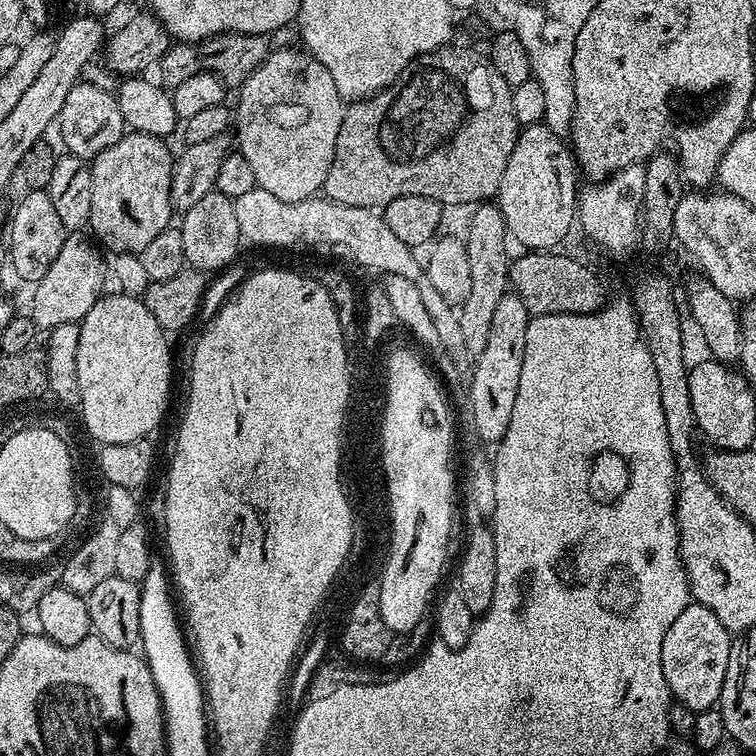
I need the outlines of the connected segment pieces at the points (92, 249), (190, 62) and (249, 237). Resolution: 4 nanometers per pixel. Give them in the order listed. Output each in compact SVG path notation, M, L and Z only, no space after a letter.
M82 230L65 235L61 252L46 275L34 286L30 315L37 329L49 332L60 325L79 323L105 291L110 268L103 249Z
M238 32L213 36L212 39L201 40L199 43L173 43L162 61L162 69L164 68L163 87L171 90L182 86L182 82L186 82L186 78L192 77L193 74L213 72L224 81L229 89L239 89L240 85L246 82L246 78L250 78L250 74L254 74L254 70L258 66L262 66L264 59L270 55L268 42L270 42L268 36L255 36L254 34Z
M258 187L240 195L234 202L239 232L247 243L266 248L326 248L336 258L364 268L378 267L385 275L413 270L420 264L417 255L391 233L383 215L375 209L346 206L325 196L298 203L282 202L270 191Z

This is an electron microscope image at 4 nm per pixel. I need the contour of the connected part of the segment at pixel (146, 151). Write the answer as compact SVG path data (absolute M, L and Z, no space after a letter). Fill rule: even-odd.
M129 131L114 146L106 146L92 161L92 191L88 228L109 253L138 254L173 223L170 198L174 152L159 136Z

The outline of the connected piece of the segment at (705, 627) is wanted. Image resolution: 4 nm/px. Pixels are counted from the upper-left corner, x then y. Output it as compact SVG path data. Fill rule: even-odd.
M690 602L684 607L682 614L674 618L670 630L666 630L666 638L662 638L662 674L666 674L668 691L675 703L690 706L694 713L704 712L707 708L716 708L719 705L733 639L733 633L728 632L726 626L722 626L722 622L718 622L718 618L714 618L714 614L710 614L710 610L706 610L706 606L701 604Z

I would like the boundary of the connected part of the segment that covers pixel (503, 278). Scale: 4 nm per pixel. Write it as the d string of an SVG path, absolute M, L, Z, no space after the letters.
M481 202L471 209L472 217L468 220L468 236L464 240L466 254L470 254L470 295L466 302L458 305L458 323L462 328L465 342L464 352L479 354L486 350L490 334L490 321L494 319L494 309L504 296L509 295L508 256L509 237L506 235L504 219L499 207L492 202Z

